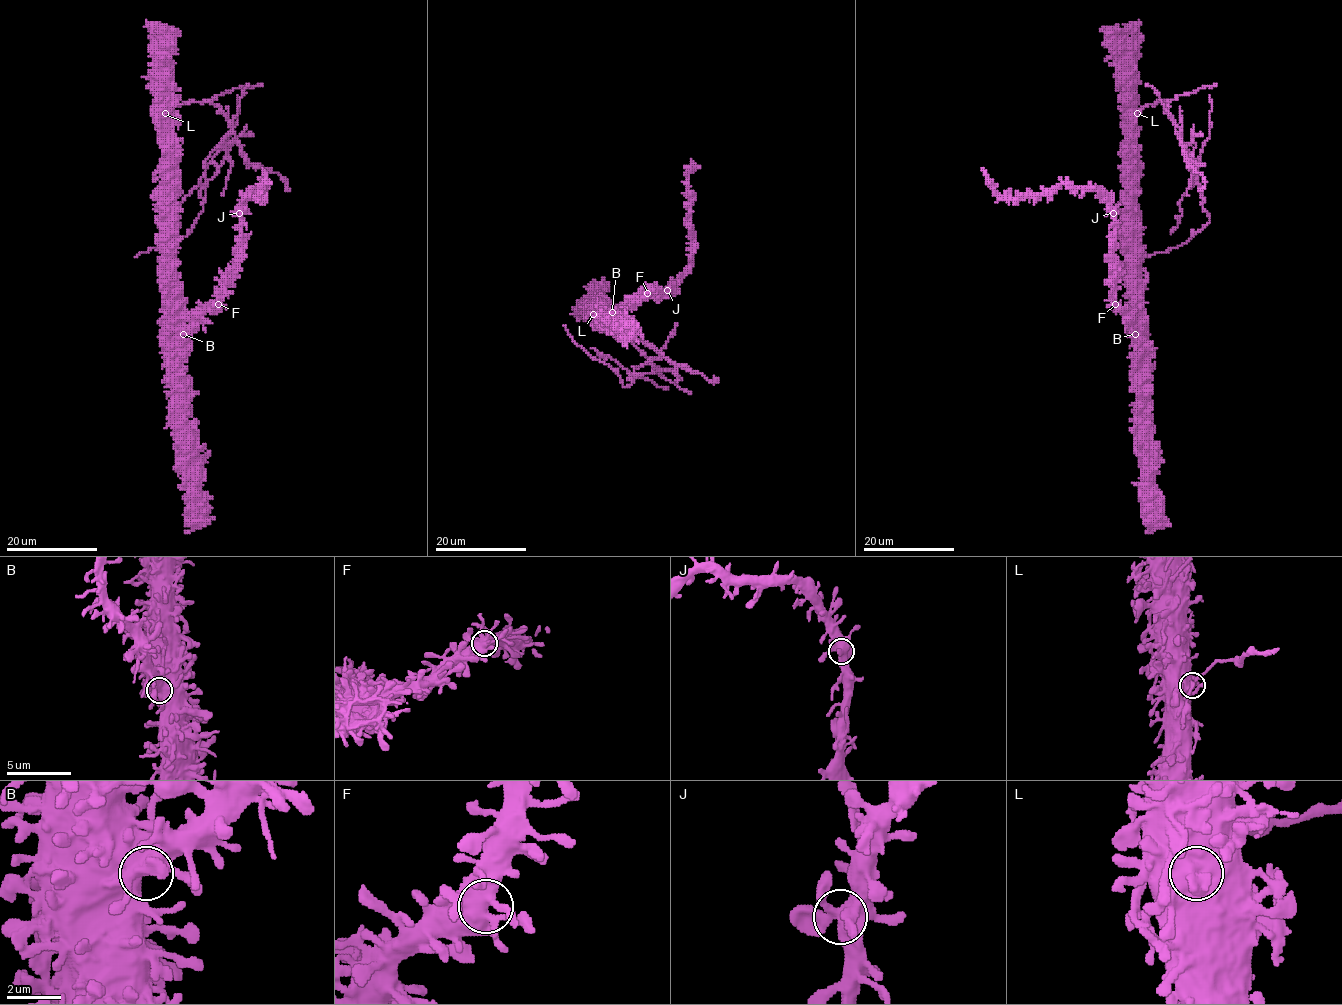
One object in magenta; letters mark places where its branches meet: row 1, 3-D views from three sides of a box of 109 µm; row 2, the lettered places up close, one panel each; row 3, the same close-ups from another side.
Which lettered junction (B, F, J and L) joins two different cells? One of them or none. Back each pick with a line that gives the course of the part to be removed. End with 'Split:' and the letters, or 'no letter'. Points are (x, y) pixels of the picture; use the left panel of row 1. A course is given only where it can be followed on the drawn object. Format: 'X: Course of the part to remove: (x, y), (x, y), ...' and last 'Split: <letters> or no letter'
L: Course of the part to remove: (165, 114), (174, 105), (213, 102), (233, 126), (205, 162), (201, 213), (189, 232), (177, 243), (135, 257)
Split: L

